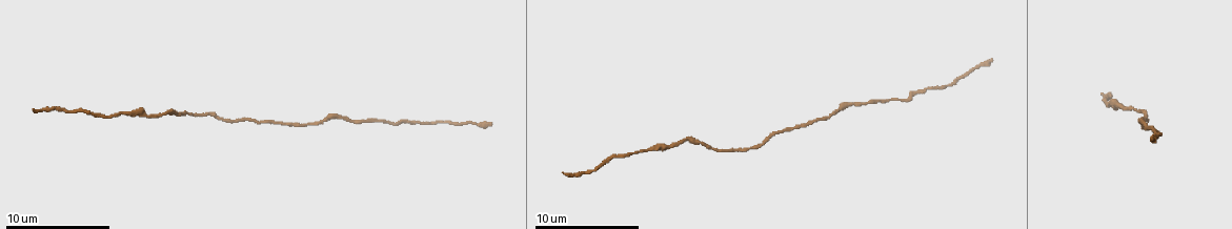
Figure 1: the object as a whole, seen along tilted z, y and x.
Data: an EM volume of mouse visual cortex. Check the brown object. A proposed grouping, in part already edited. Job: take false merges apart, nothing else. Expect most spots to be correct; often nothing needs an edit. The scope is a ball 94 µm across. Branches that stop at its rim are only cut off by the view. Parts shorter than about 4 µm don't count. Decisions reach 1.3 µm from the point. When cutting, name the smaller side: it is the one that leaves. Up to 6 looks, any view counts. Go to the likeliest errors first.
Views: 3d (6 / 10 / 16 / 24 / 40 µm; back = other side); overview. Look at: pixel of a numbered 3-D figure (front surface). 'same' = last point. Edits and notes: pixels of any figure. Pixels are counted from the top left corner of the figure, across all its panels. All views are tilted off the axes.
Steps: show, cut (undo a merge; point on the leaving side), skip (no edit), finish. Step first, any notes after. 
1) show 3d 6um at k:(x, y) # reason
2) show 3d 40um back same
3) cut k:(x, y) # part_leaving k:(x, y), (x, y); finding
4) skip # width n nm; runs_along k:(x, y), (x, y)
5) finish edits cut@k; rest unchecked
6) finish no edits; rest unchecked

show 3d 16um at 1:(383, 120) # narrows sharply

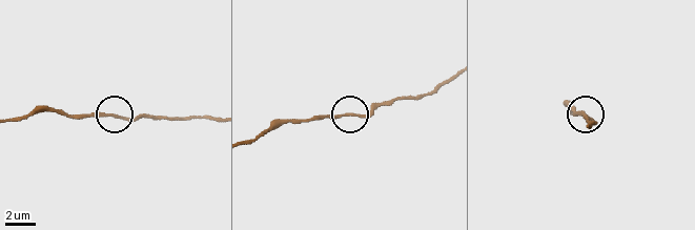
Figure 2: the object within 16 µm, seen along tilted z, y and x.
skip # width 180 nm; runs_along 2:(249, 142), (286, 122), (370, 113), (391, 105); one cell here

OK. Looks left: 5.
show 3d 16um at 1:(256, 119)

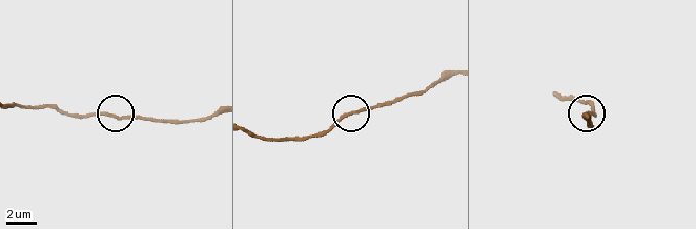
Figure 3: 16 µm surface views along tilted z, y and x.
show 3d 6um at 3:(350, 112) # closer look

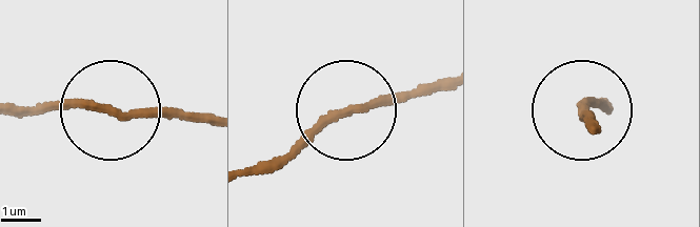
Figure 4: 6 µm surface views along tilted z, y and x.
skip # width 180 nm; runs_along 4:(108, 112), (54, 101), (19, 110); one cell here

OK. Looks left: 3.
show 3d 10um at 1:(704, 144) # thick turns thin

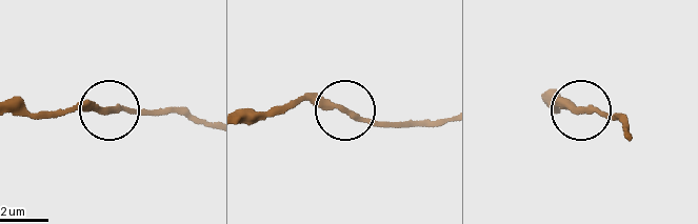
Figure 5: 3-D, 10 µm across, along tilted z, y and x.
show 3d 10um back at 5:(584, 112) # from behind

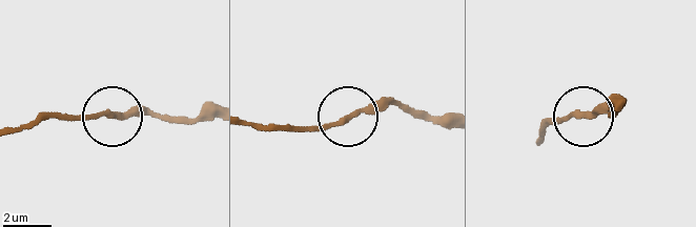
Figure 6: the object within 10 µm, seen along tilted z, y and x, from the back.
skip # one cell here

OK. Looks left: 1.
finish no edits; rest unchecked

